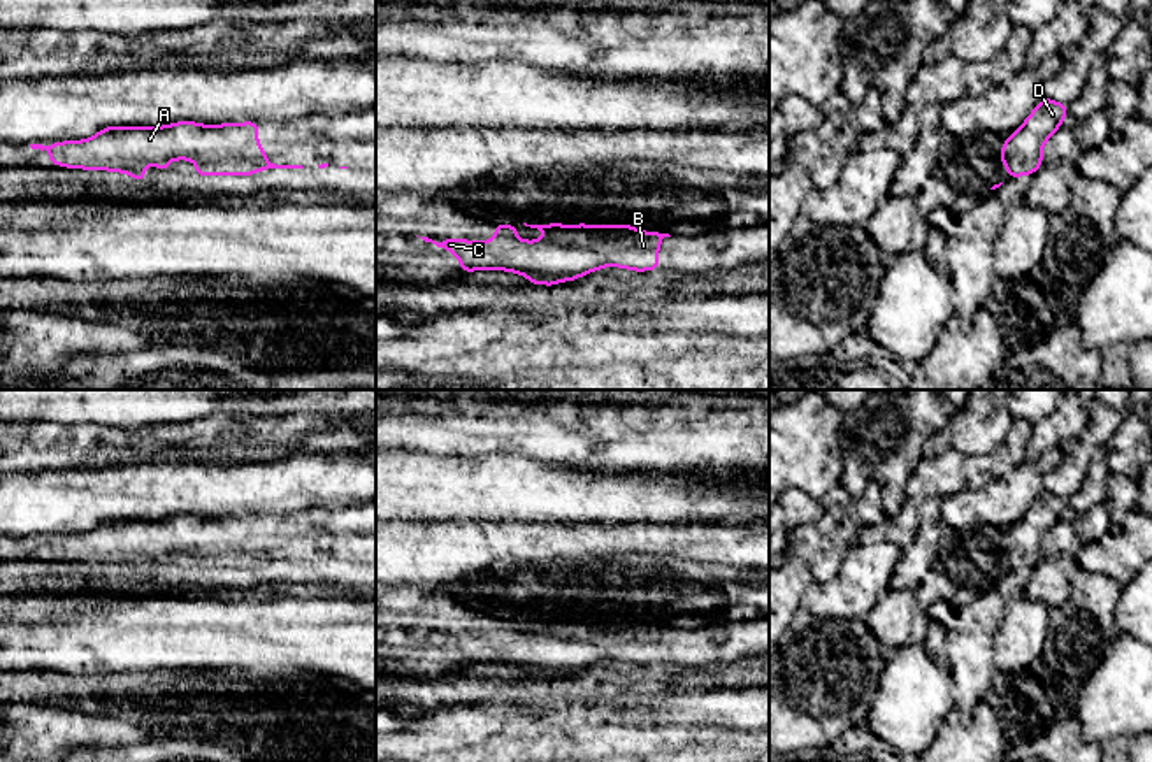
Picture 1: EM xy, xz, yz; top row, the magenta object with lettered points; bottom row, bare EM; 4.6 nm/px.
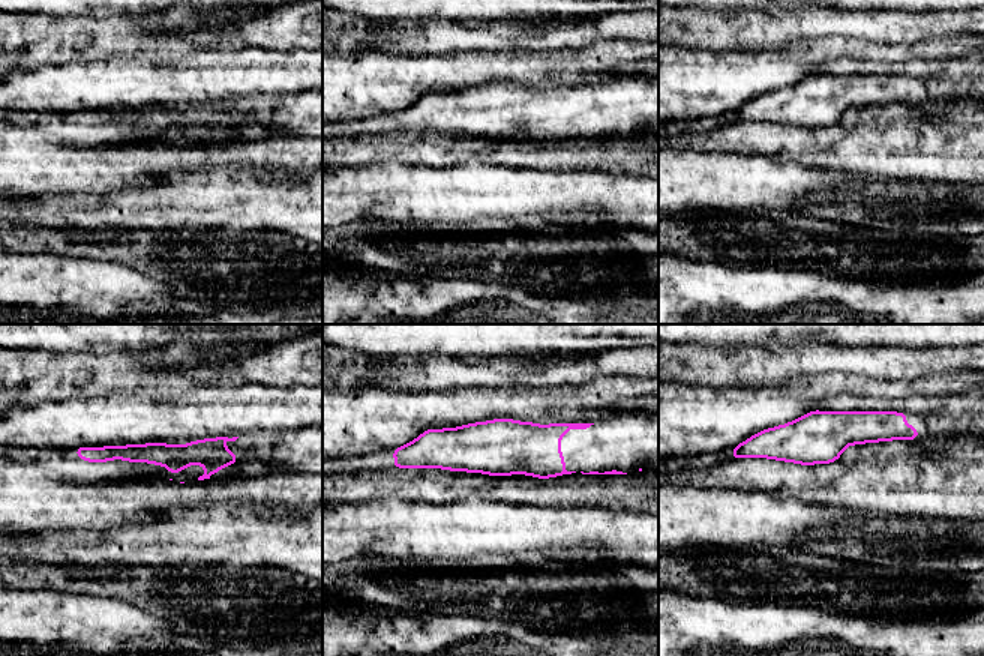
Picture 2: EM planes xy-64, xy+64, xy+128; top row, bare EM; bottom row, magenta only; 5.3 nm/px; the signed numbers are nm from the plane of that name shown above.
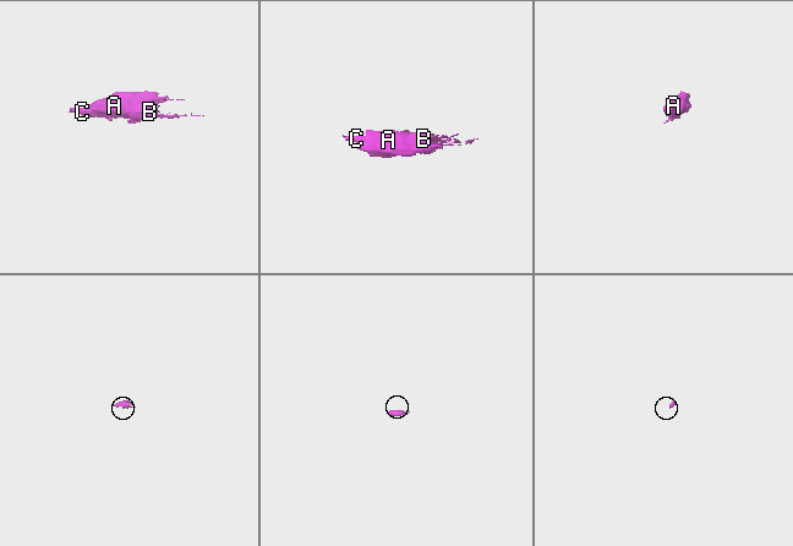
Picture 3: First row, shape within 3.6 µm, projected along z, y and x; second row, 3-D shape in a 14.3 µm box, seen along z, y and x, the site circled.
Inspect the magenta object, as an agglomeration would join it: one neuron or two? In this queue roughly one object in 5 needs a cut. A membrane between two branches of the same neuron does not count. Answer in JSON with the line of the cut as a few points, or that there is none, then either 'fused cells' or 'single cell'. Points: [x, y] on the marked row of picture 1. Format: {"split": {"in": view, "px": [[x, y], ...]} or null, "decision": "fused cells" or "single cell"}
{"split": null, "decision": "single cell"}

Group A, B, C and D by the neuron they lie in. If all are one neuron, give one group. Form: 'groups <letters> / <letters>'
groups A B C D

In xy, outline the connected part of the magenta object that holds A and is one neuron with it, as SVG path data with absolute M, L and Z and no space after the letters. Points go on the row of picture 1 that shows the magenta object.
M177 121L165 126L105 126L84 140L30 144L47 149L49 162L68 169L104 169L125 172L144 183L146 165L169 172L174 160L197 163L195 176L249 176L265 169L304 169L302 165L276 165L258 146L258 123L200 125Z

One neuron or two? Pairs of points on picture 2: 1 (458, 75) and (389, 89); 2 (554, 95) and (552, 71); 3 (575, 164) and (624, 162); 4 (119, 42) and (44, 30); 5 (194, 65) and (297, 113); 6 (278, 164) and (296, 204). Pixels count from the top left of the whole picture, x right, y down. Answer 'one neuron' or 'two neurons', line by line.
1: one neuron
2: two neurons
3: one neuron
4: one neuron
5: two neurons
6: two neurons

